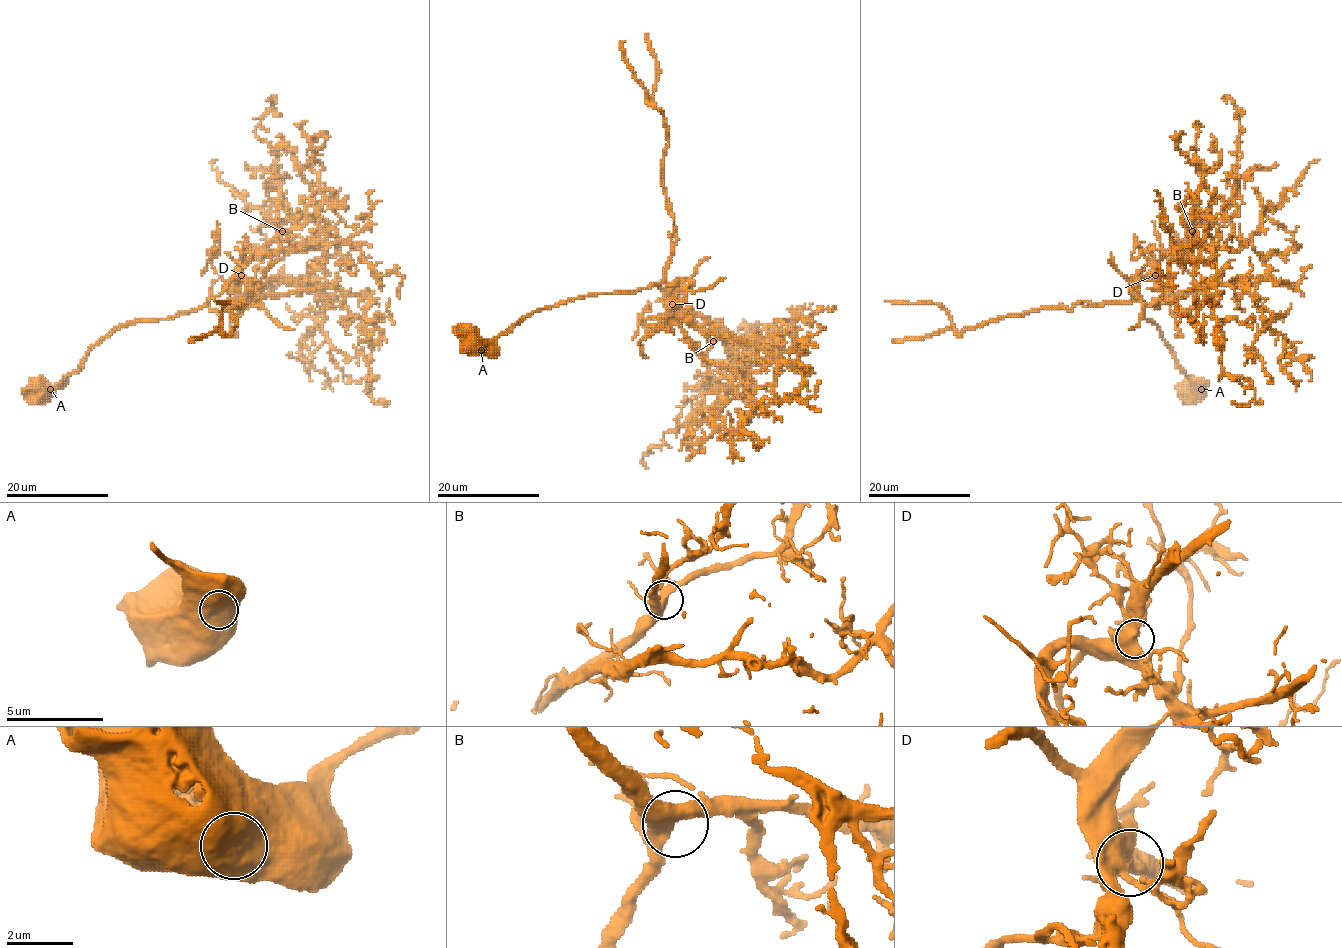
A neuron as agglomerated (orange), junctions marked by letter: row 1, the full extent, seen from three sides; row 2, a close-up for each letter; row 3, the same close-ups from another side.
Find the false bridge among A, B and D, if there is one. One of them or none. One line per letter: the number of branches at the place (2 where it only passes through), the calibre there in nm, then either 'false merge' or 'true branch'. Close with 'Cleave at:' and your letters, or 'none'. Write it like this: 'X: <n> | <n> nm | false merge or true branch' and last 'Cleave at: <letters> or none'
A: 1 | 1650 nm | true branch
B: 3 | 460 nm | true branch
D: 3 | 550 nm | true branch
Cleave at: none

